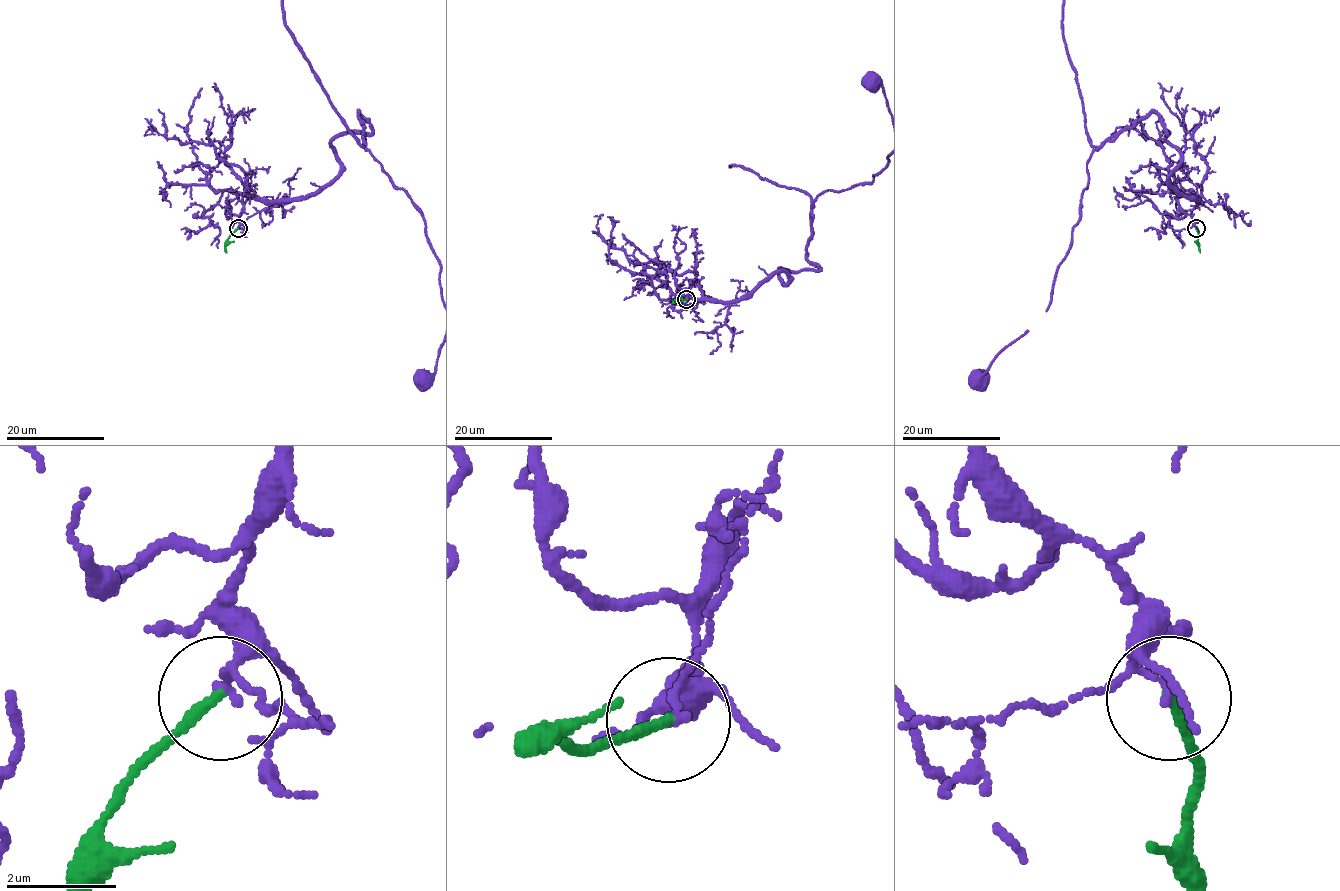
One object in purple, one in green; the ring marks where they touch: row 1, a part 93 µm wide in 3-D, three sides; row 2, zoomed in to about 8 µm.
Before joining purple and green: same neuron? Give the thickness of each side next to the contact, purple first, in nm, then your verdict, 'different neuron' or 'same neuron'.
calibres 110 and 190 nm; different neuron

